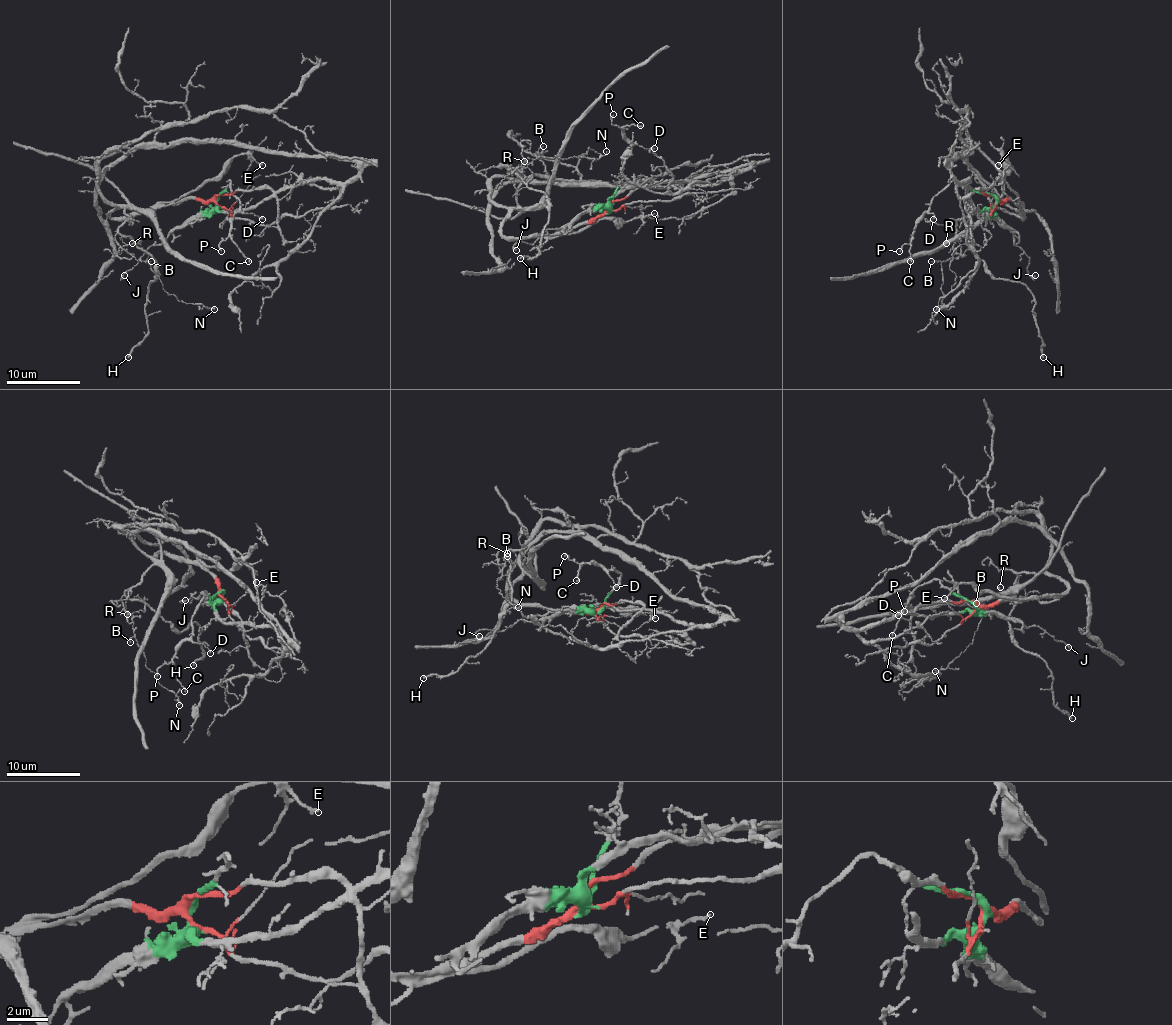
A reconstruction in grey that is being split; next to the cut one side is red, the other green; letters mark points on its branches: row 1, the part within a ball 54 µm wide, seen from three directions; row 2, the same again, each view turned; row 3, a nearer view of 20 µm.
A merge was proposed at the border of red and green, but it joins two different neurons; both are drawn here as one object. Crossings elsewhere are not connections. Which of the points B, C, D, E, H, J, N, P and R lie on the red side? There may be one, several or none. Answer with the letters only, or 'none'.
B, E, H, N, R

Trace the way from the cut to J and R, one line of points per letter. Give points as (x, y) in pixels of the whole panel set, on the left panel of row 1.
J: (219, 197), (213, 208), (191, 216), (124, 275)
R: (217, 197), (113, 218), (115, 208), (130, 218), (119, 229), (141, 243), (132, 243)

